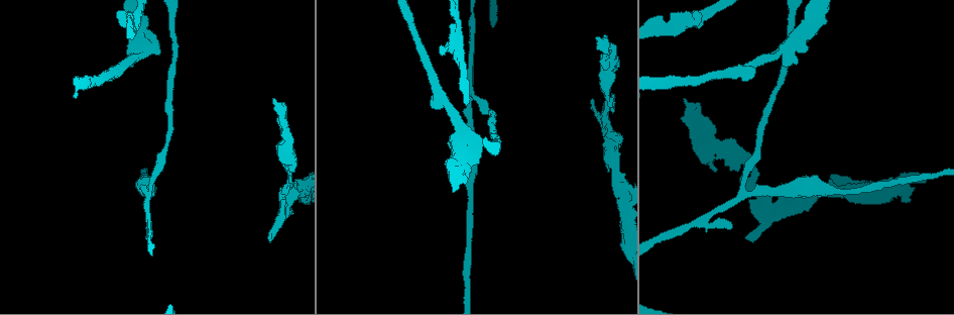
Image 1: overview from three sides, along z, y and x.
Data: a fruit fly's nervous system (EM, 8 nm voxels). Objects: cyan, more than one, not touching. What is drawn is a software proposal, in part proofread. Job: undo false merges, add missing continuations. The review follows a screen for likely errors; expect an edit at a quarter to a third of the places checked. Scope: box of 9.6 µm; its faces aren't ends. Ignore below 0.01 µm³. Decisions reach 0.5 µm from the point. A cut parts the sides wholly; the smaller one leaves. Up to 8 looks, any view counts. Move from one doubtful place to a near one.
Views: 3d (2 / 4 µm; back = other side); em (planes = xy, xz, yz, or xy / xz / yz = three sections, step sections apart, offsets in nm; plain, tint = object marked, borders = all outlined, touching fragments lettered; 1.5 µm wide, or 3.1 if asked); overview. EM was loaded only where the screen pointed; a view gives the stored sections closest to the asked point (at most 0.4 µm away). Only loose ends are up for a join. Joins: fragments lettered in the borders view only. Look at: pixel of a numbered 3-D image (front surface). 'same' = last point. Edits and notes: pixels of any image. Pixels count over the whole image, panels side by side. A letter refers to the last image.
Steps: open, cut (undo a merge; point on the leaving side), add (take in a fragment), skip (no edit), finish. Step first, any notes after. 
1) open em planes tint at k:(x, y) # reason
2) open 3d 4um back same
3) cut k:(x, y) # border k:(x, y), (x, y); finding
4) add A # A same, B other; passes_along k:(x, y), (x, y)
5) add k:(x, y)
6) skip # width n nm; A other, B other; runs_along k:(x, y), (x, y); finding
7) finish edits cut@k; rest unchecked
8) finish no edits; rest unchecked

open em xy step 8 borders at 1:(268, 238) # an open end

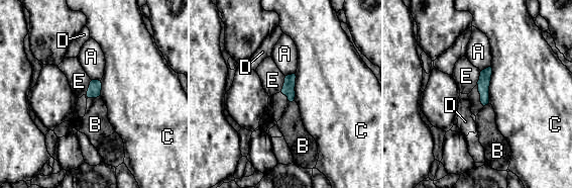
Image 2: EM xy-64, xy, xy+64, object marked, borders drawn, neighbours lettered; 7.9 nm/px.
open em planes borders same

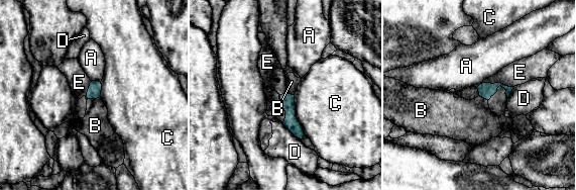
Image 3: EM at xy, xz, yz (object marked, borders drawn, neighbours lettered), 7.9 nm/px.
skip # A other, B other, C other, D other, E other; runs_along 3:(284, 96), (291, 122), (300, 135); no lettered fragment goes on from it

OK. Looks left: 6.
open em yz step 4 tint at 1:(685, 98) # branch stops here

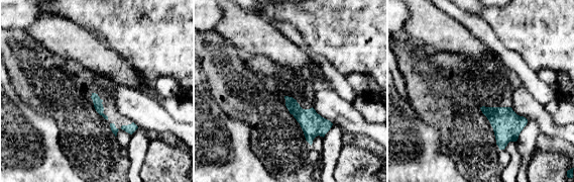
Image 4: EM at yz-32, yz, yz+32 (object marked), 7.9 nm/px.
open em planes borders same # another direction

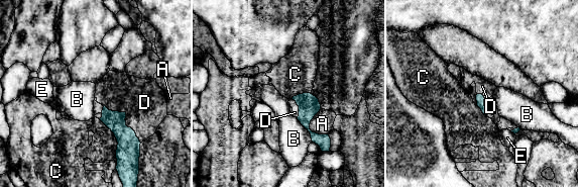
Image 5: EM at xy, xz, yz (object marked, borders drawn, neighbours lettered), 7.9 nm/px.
add D # A other, B other, C other, D same, E other; the neuron continues

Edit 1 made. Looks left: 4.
open em planes borders at 1:(700, 12) # branch stops here

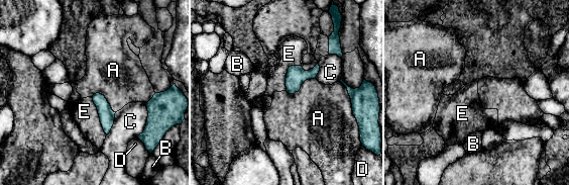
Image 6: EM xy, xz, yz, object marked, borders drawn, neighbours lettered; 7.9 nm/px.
skip # A other, B other, C other, D other, E other; no lettered fragment goes on from it

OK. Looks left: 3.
finish edits add@5; rest unchecked

